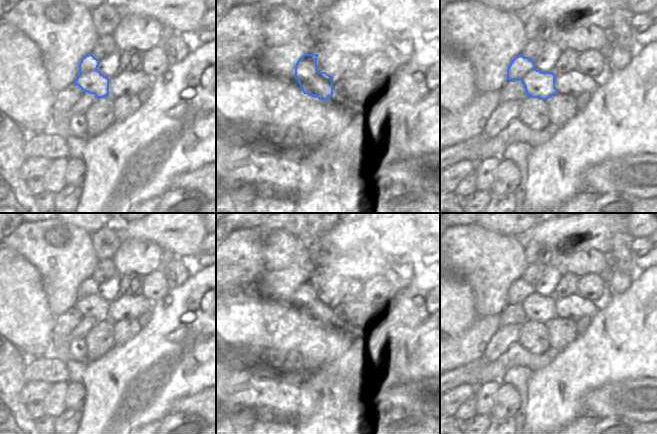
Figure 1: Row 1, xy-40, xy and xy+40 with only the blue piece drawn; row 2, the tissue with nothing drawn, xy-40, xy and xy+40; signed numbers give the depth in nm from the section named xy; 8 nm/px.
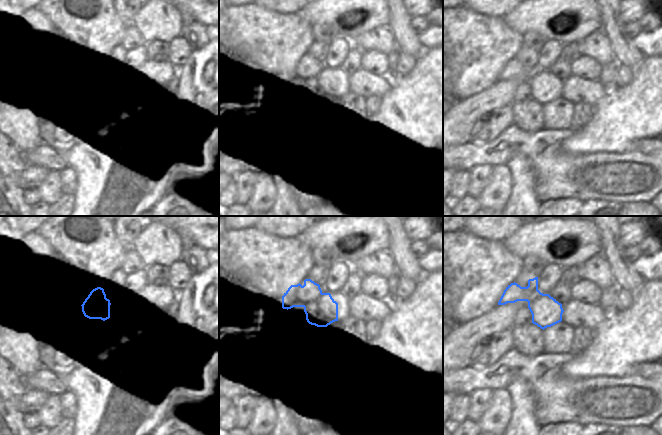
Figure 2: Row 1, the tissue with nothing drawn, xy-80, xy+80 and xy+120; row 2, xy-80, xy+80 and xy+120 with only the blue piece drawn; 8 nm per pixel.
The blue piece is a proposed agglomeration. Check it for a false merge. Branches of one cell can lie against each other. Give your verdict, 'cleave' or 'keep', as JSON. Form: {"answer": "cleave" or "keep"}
{"answer": "cleave"}

